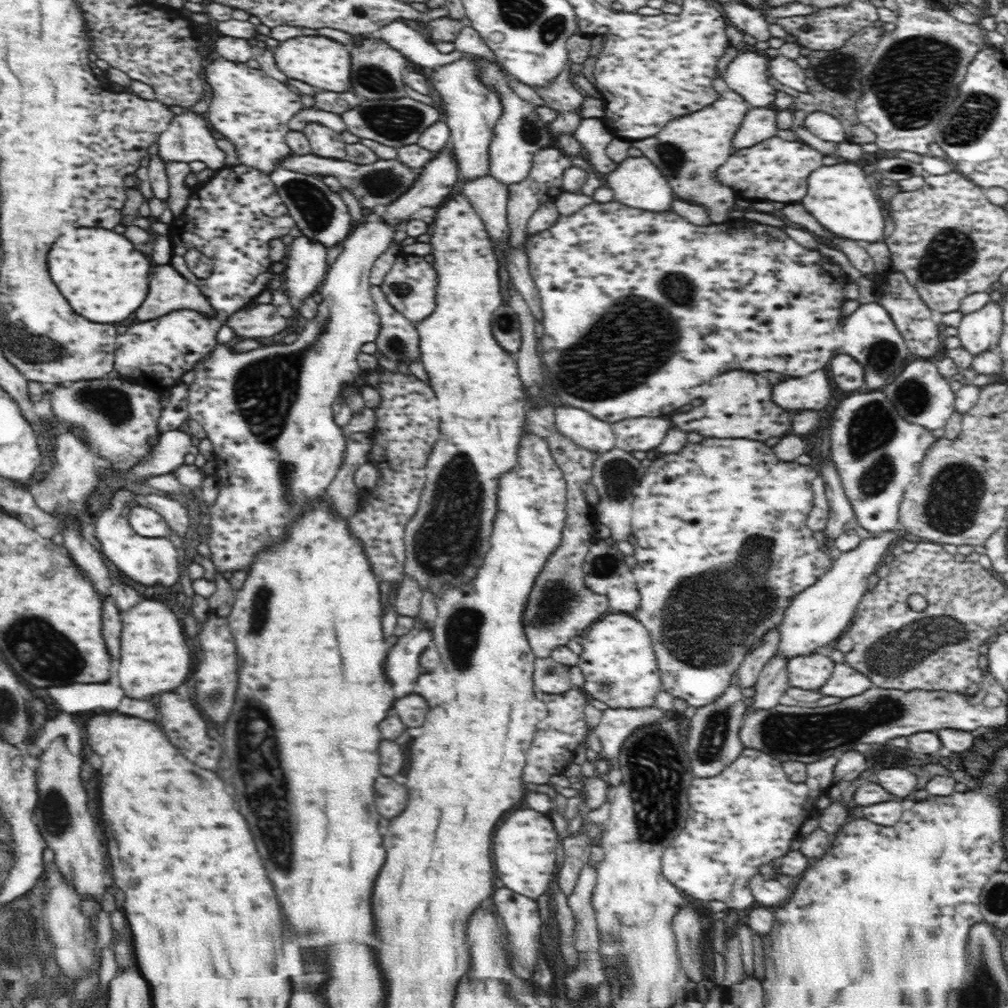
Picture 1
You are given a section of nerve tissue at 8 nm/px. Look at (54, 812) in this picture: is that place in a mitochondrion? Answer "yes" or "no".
yes

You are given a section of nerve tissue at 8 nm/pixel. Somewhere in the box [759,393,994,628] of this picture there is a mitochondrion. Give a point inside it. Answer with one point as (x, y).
(872, 429)

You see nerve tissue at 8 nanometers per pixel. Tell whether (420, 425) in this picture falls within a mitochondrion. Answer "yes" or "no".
no

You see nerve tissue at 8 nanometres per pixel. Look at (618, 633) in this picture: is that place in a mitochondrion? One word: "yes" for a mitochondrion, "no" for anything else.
no

